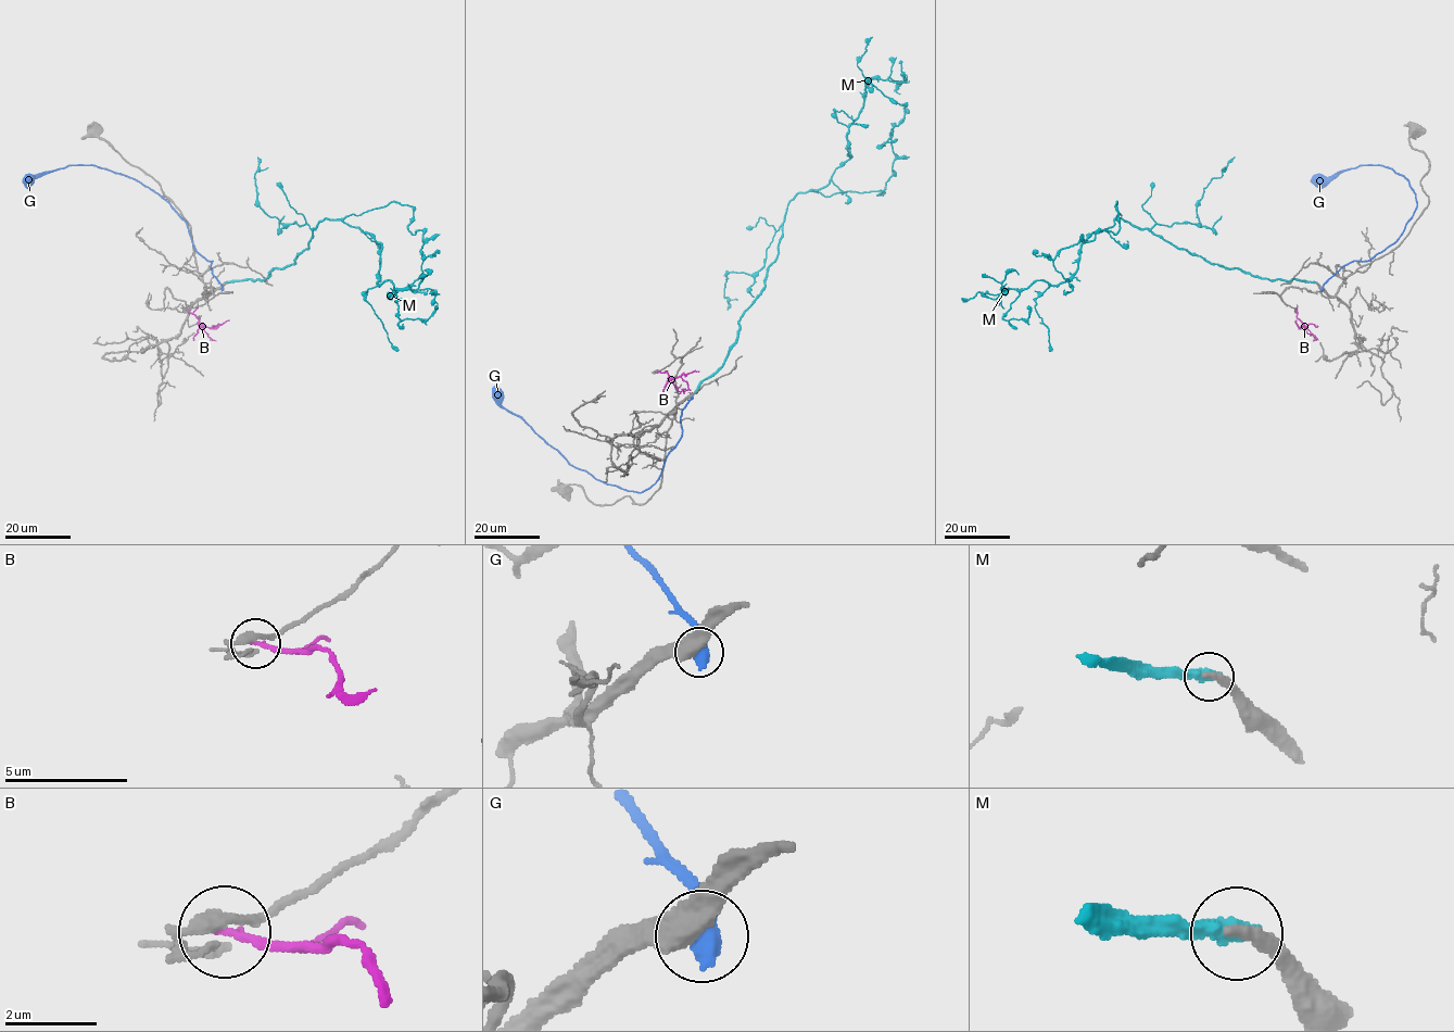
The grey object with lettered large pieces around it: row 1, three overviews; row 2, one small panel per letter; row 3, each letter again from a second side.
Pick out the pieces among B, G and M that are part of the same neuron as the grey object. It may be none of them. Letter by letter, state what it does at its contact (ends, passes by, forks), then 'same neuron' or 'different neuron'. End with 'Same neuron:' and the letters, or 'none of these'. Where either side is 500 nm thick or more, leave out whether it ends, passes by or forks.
B: it ends there; different neuron
G: different neuron
M: it ends there; same neuron
Same neuron: M

